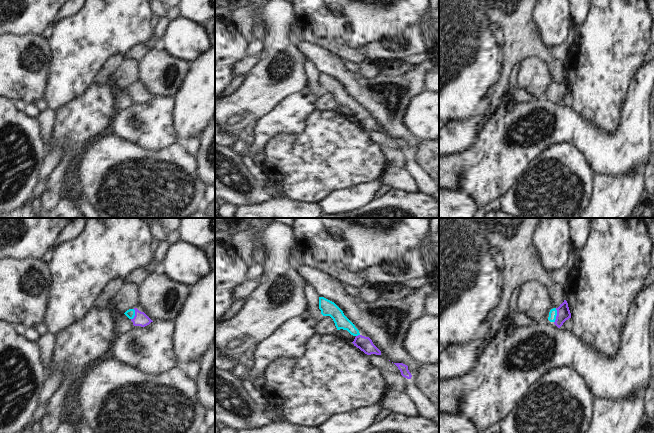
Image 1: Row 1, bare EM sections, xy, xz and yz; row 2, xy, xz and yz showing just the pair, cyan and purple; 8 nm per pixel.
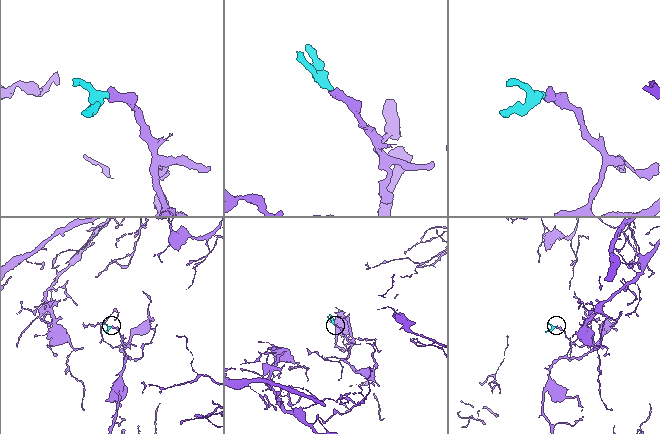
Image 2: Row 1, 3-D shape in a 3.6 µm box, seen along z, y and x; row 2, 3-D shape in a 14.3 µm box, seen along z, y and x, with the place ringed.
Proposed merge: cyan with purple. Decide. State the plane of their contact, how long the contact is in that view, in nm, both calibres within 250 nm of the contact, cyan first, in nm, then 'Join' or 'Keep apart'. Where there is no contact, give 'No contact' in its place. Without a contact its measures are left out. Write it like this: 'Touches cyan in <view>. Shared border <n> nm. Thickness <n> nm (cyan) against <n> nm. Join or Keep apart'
Touches cyan in yz. Shared border 120 nm. Thickness 60 nm (cyan) against 110 nm. Join

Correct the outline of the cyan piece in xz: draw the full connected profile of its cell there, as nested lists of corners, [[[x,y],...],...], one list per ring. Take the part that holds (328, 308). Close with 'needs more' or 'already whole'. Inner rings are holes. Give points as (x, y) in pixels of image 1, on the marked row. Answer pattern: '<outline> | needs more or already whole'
[[[319,297],[319,309],[323,316],[330,316],[333,319],[337,330],[347,330],[355,337],[352,342],[354,346],[367,355],[381,355],[381,351],[373,344],[372,340],[369,337],[362,336],[355,325],[344,315],[343,311],[334,302],[324,297]]] | needs more

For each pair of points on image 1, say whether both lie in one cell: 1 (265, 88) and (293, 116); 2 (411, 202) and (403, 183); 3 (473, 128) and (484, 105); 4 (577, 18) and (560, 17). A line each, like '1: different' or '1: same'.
1: different
2: different
3: same
4: different

